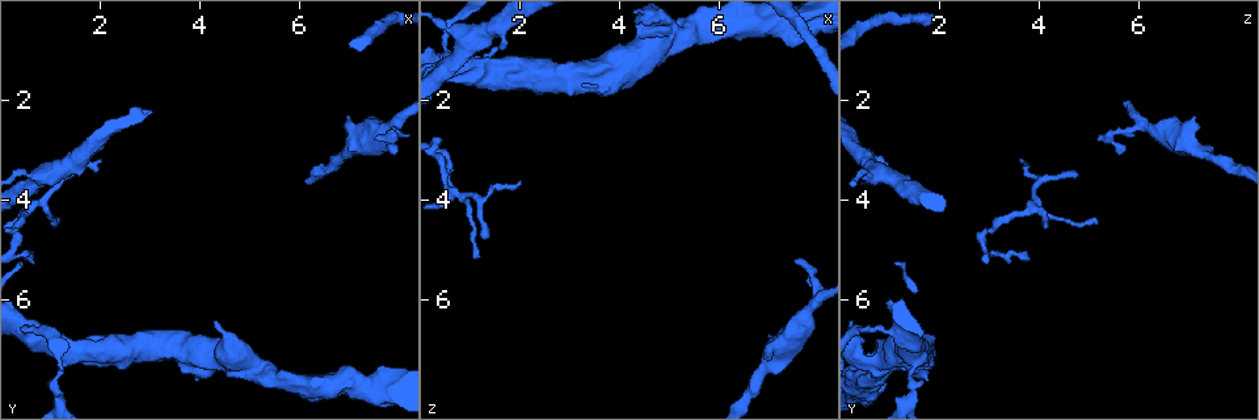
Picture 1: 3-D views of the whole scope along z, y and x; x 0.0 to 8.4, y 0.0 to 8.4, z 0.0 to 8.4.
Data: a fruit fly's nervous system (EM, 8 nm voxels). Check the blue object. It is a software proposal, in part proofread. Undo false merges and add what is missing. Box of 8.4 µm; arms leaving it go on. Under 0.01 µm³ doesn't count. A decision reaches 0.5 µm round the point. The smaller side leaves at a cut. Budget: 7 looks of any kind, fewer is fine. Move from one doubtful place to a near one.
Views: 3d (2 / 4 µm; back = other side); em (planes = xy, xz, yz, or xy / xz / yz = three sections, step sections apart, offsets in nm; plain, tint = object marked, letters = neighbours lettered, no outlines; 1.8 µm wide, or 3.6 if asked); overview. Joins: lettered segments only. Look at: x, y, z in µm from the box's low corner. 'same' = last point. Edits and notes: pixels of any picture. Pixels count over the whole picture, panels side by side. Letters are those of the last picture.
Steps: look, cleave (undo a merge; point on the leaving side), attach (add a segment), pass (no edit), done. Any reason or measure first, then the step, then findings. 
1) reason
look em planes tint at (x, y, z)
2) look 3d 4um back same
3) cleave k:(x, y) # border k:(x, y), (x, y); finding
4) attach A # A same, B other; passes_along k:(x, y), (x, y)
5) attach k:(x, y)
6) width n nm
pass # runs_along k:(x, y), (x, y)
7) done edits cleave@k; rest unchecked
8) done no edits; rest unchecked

three arms meet
look 3d 2um at (5.05, 7.35, 0.80)

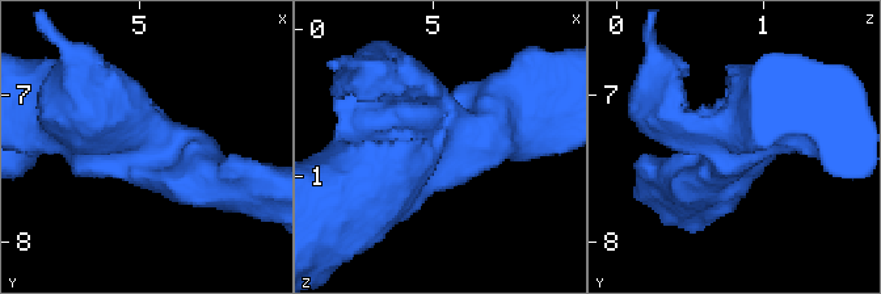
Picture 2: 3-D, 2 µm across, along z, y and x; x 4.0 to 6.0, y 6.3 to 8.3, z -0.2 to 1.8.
arms 3; arm_widths 320, 380, 550 nm; shape alone is not enough
look em xz step 16 tint at (5.06, 7.36, 0.74)

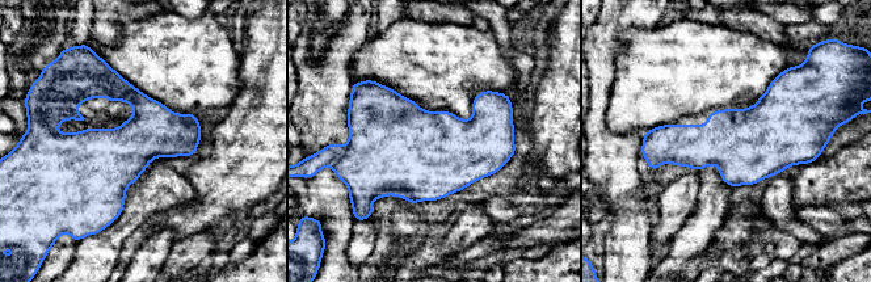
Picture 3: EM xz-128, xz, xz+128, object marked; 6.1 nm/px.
another direction
look em planes letters same

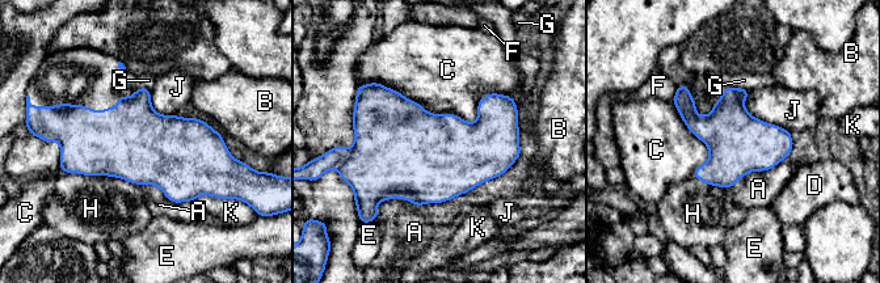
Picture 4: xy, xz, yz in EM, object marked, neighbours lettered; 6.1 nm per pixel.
width 380 nm
pass # A other, B other, C other, D other, E other, F other, G other, H other, J other, K other; border 4:(373, 81), (471, 122), (509, 96); continuous, no second neuron

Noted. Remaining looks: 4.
three arms meet
look 3d 2um at (1.25, 7.05, 1.50)

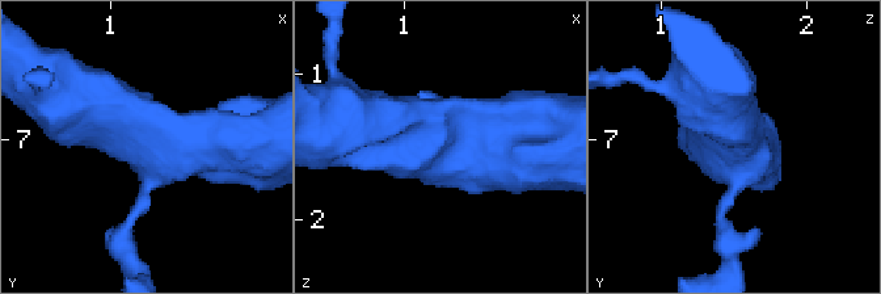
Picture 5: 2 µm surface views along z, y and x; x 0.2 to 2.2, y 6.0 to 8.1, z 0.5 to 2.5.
arms 3; shape alone is not enough
look em xy step 16 tint at (1.32, 7.08, 1.52)

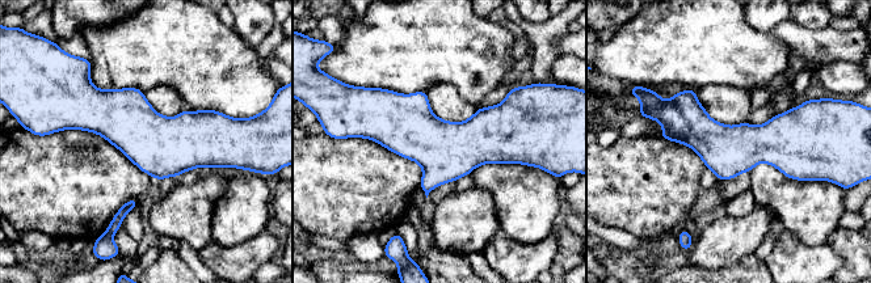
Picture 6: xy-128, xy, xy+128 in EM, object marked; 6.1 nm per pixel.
look em planes letters same

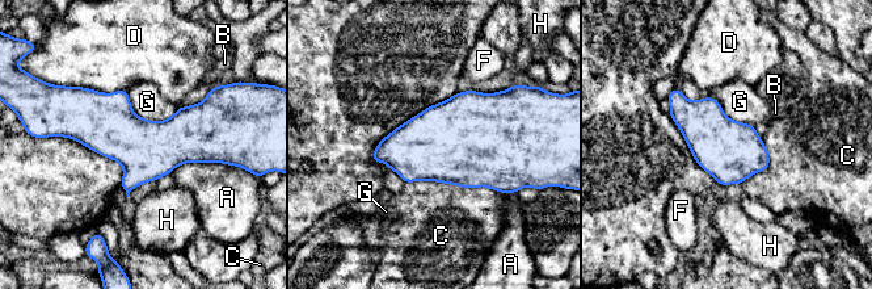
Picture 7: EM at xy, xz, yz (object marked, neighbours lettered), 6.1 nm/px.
pass # A other, B other, C other, D other, F other, G other, H other; border 7:(675, 87), (754, 126); all the same neuron

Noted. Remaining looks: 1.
done no edits; rest unchecked

